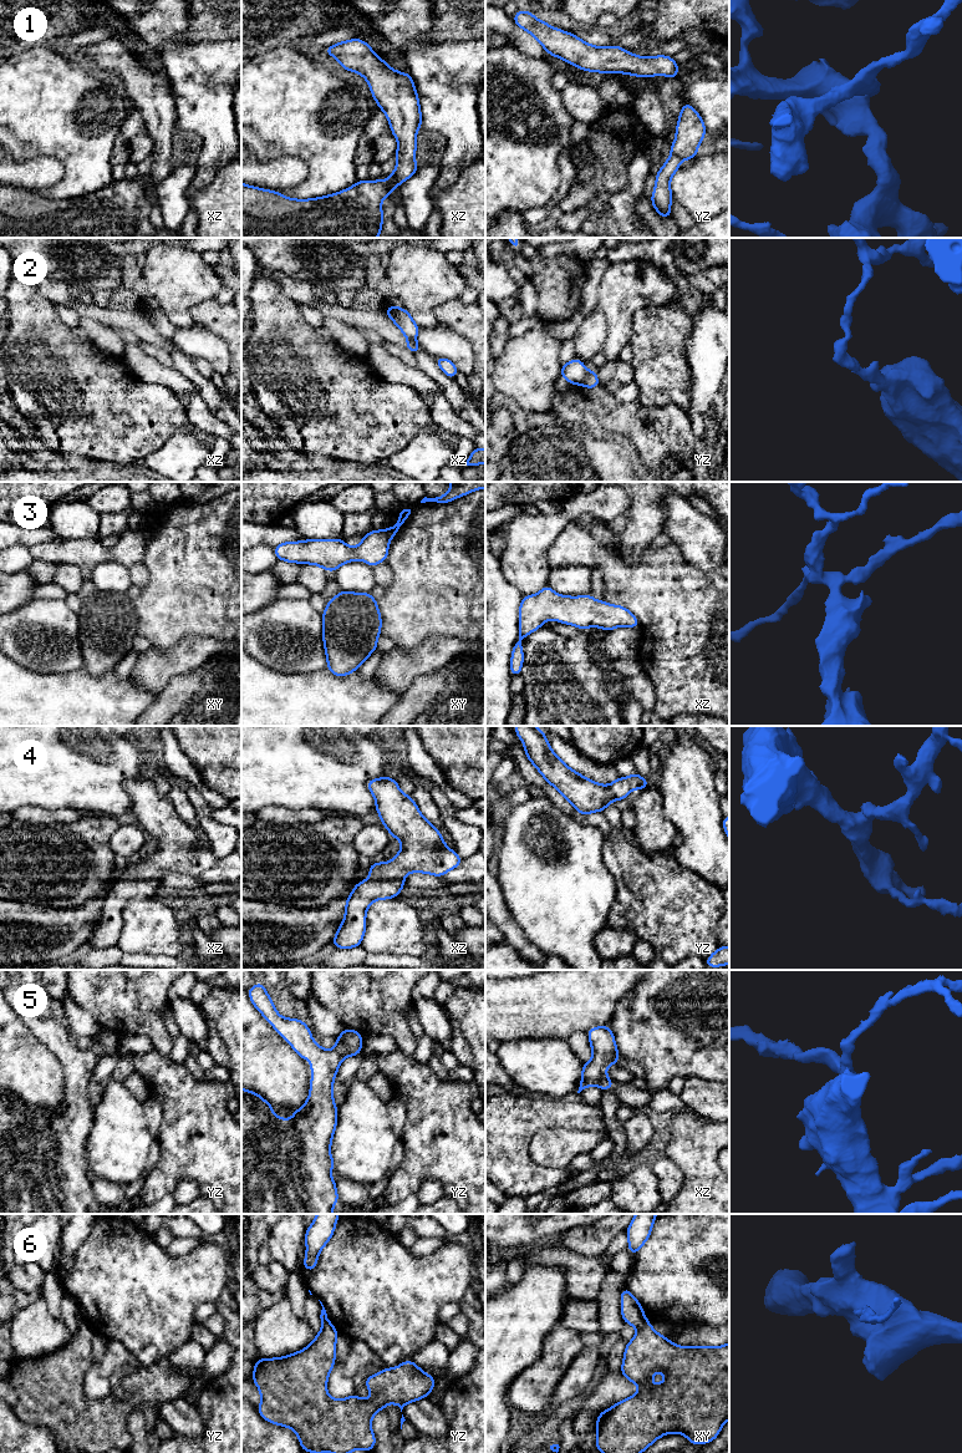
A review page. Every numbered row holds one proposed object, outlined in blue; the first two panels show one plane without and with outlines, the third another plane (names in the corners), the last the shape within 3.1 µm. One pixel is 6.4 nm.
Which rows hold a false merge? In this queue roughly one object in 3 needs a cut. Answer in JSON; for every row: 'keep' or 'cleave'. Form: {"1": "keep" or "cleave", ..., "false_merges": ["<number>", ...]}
{"1": "keep", "2": "cleave", "3": "keep", "4": "keep", "5": "keep", "6": "cleave", "false_merges": ["2", "6"]}

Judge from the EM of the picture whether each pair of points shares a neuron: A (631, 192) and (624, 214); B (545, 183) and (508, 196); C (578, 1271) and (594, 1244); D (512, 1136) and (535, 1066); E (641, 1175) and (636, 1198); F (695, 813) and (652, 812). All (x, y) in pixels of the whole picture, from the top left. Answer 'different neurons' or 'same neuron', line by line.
A: same neuron
B: same neuron
C: different neurons
D: different neurons
E: same neuron
F: different neurons

